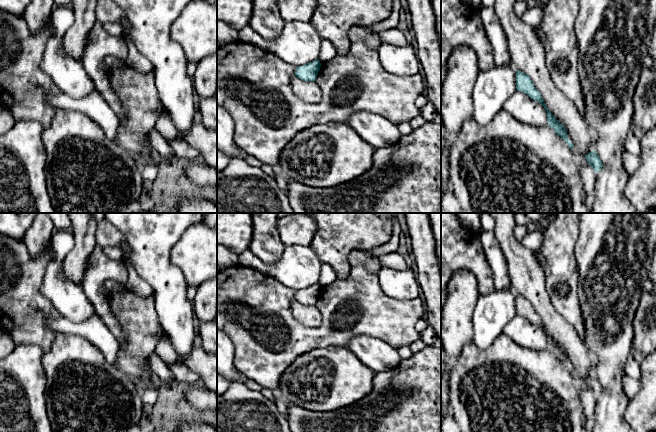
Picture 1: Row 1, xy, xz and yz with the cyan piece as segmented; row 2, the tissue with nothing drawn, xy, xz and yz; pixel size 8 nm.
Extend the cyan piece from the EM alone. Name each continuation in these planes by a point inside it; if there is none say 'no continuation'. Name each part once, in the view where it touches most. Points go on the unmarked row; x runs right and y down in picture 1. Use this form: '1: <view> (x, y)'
no continuation

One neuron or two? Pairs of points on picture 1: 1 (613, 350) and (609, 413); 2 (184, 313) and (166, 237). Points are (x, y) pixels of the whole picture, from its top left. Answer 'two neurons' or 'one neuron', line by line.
1: one neuron
2: one neuron

